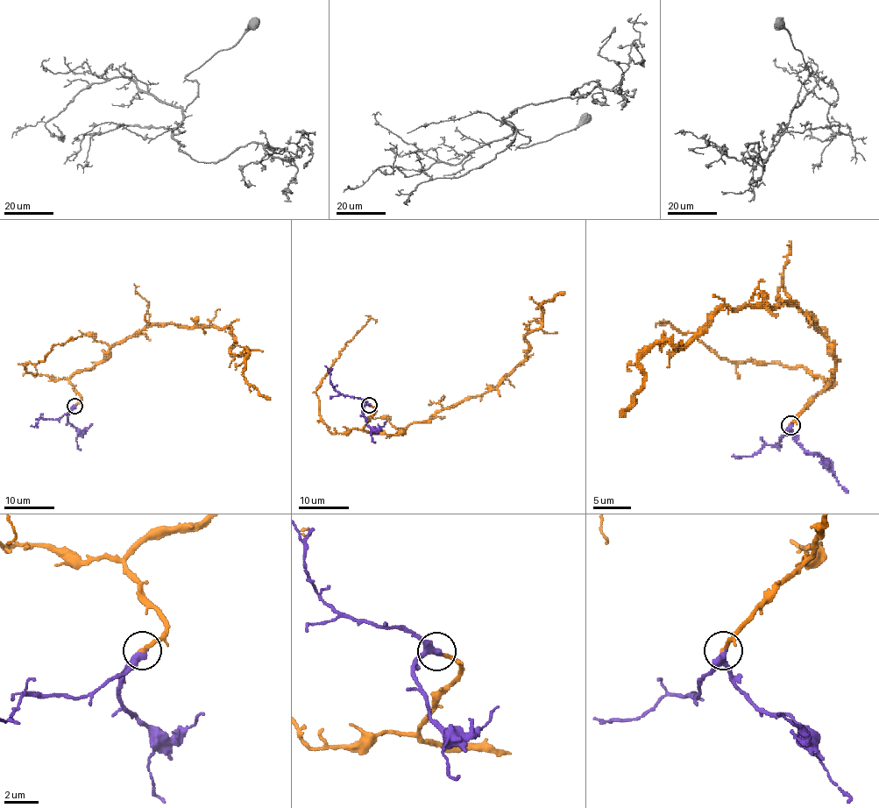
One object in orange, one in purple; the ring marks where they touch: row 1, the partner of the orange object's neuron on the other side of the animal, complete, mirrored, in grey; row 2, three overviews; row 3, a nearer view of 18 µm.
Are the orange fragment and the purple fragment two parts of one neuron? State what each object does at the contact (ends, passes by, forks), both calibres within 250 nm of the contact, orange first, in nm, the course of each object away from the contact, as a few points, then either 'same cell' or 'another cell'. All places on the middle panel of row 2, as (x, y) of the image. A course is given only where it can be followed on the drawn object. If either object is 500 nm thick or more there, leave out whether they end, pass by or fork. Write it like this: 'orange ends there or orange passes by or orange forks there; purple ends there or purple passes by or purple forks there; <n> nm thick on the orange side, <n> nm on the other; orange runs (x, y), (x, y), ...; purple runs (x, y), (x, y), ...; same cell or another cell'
orange ends there; purple passes by; 220 nm thick on the orange side, 360 nm on the other; orange runs (369, 405), (364, 428), (401, 433), (494, 390), (523, 361), (541, 304), (564, 291); purple runs (369, 405), (355, 397), (341, 395), (335, 388), (329, 371), (325, 365); same cell

